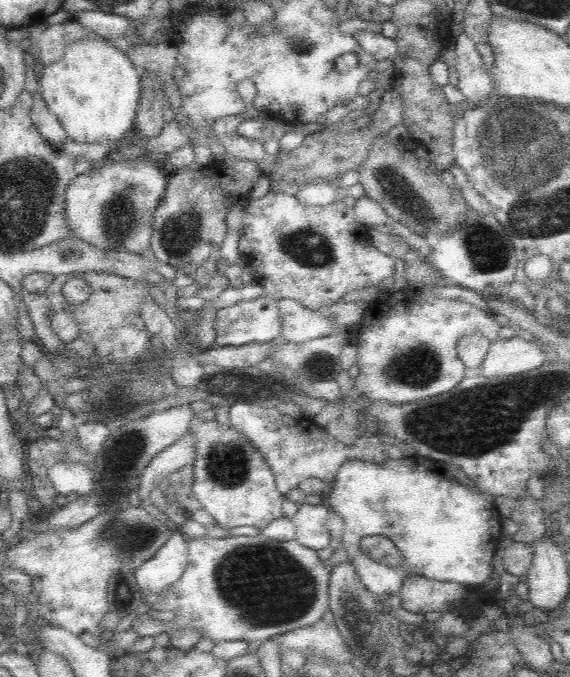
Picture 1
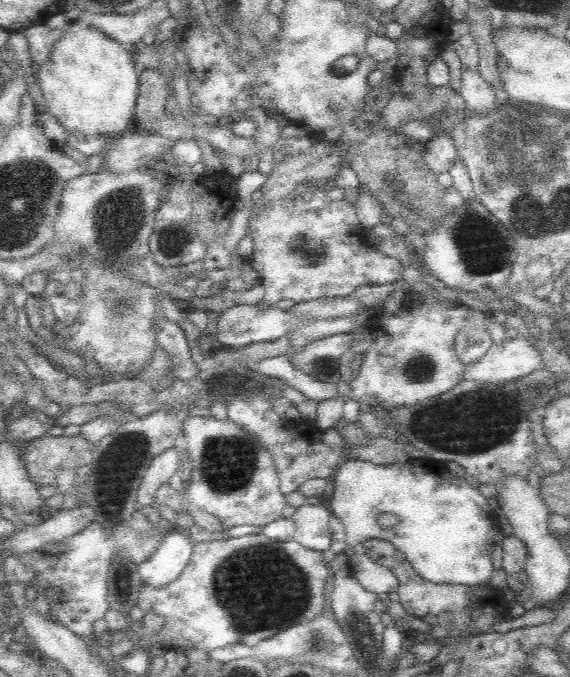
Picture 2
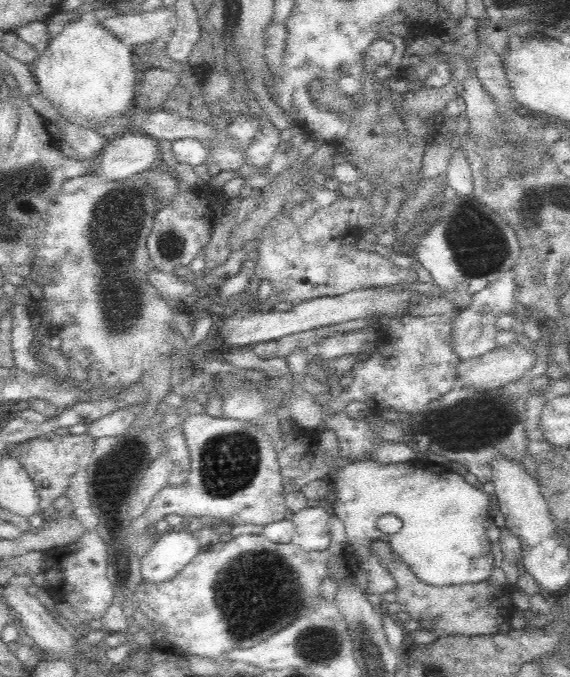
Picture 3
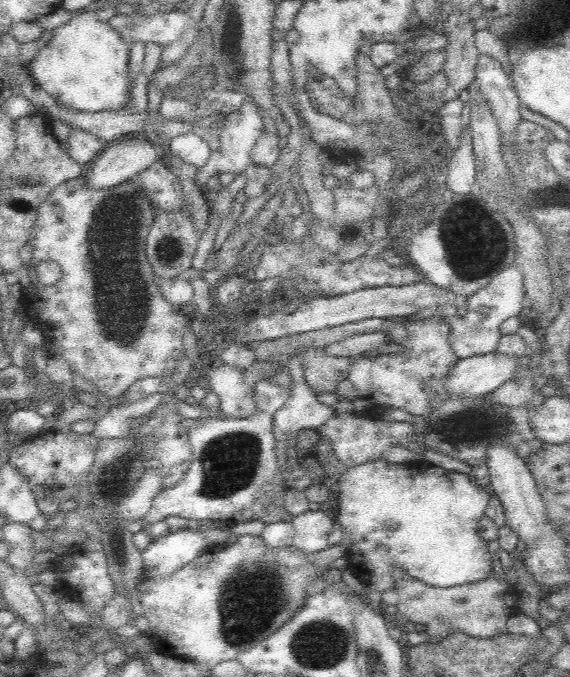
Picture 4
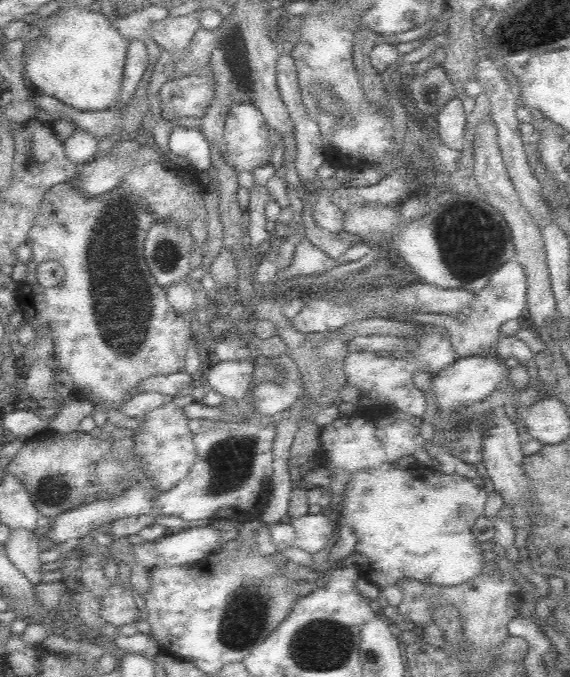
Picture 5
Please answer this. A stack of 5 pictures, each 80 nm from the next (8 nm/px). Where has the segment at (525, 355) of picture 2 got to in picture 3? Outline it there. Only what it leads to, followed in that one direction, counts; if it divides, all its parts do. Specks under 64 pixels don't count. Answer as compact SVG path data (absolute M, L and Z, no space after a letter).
M521 338L510 347L492 348L478 358L461 361L457 382L468 388L503 388L523 377L537 361L537 353Z

